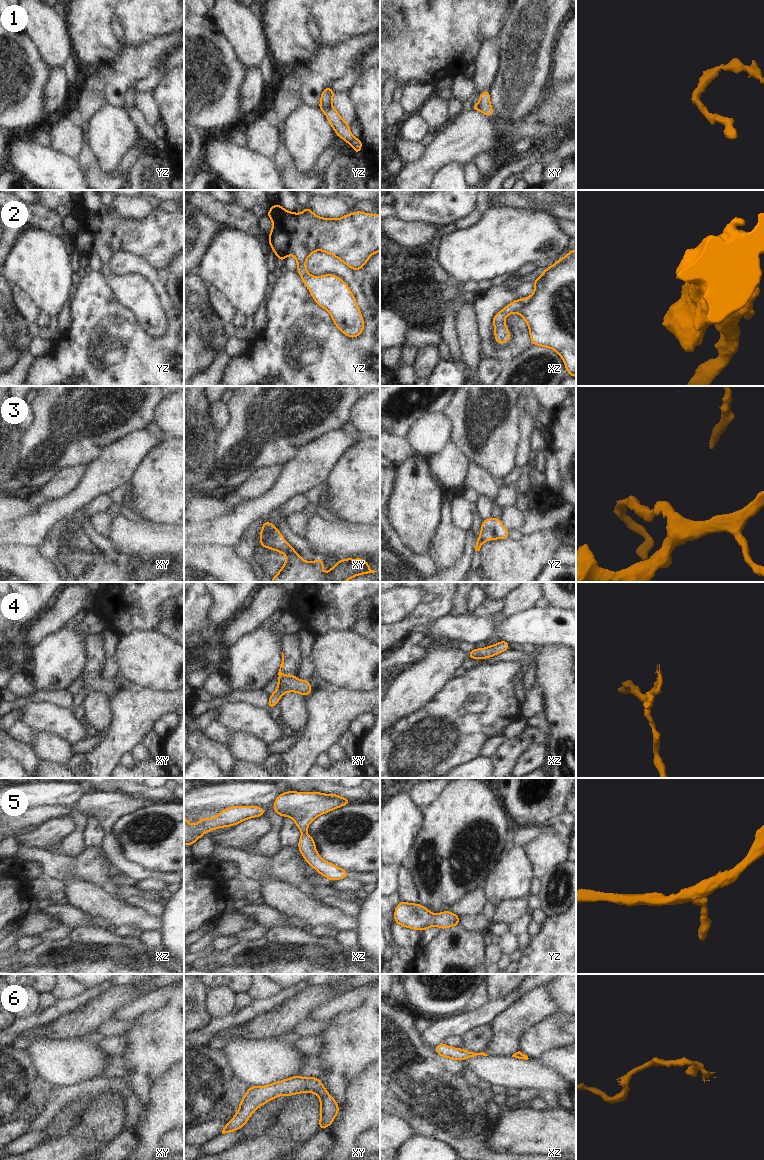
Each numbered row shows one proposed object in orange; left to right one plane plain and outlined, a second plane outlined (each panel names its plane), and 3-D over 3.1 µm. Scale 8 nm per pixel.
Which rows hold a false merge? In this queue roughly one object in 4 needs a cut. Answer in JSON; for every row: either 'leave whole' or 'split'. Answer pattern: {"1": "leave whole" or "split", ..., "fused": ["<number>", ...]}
{"1": "split", "2": "leave whole", "3": "leave whole", "4": "leave whole", "5": "leave whole", "6": "leave whole", "fused": ["1"]}

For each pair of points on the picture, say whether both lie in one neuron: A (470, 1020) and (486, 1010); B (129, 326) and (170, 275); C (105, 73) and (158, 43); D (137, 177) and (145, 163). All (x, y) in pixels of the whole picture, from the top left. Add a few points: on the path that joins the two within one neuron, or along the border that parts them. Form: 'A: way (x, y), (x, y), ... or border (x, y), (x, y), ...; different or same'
A: way (474, 1018), (482, 1014); same
B: border (159, 272), (164, 288), (173, 304); different
C: way (118, 73), (121, 73), (145, 55); same
D: way (140, 174), (145, 169), (145, 166); same

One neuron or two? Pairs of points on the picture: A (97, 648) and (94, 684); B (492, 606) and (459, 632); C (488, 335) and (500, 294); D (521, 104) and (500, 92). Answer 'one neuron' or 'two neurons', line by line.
A: one neuron
B: two neurons
C: one neuron
D: one neuron

